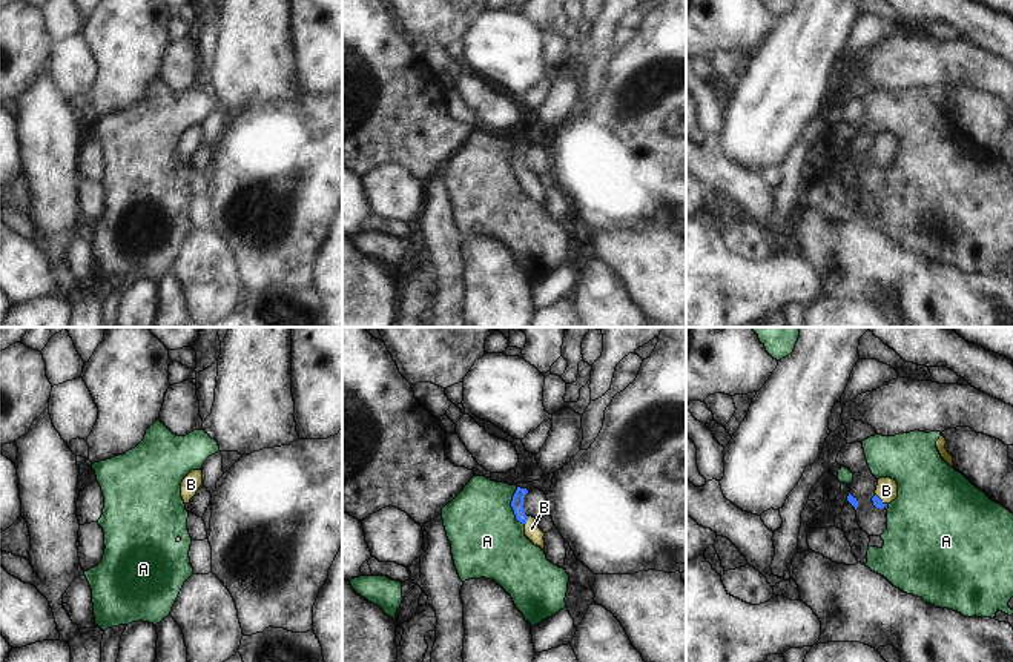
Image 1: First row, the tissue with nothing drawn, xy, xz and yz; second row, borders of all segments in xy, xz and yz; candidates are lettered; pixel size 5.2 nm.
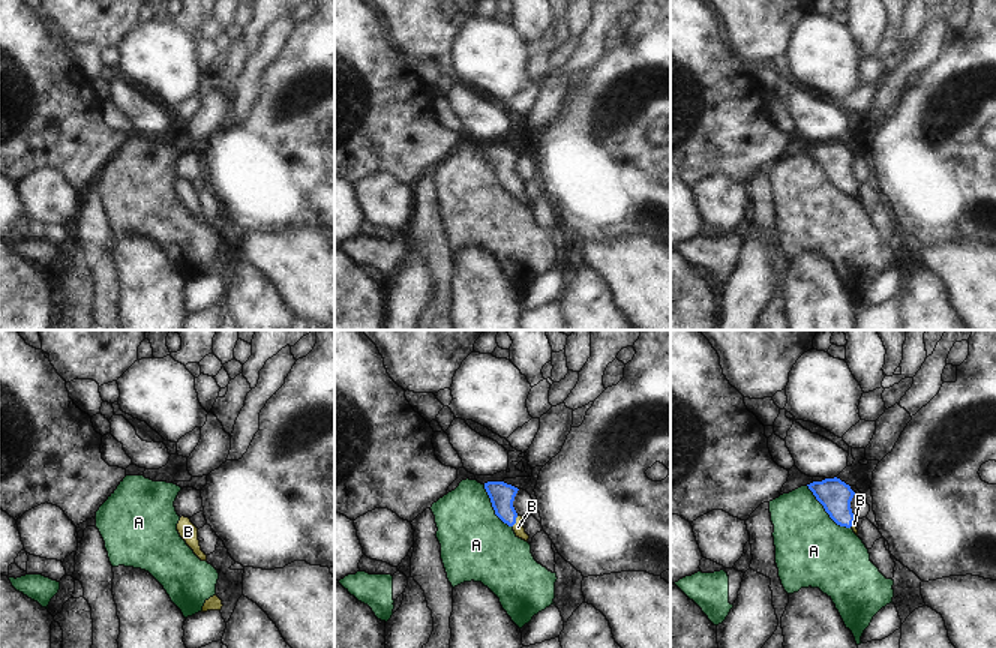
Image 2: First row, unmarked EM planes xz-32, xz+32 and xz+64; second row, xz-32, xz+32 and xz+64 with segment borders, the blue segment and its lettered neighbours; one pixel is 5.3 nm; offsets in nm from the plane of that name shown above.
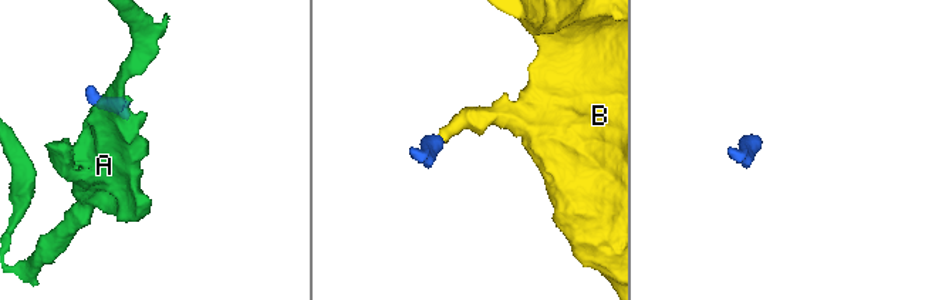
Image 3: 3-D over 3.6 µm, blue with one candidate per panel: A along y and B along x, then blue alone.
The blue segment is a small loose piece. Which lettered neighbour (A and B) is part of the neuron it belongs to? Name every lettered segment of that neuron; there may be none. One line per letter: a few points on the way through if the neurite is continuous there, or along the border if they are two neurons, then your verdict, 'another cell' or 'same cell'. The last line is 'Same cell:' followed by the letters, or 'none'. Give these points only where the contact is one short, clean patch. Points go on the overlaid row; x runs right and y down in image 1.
A: another cell
B: across xz (518, 499), (518, 509), (527, 519), (531, 529) | same cell
Same cell: B

